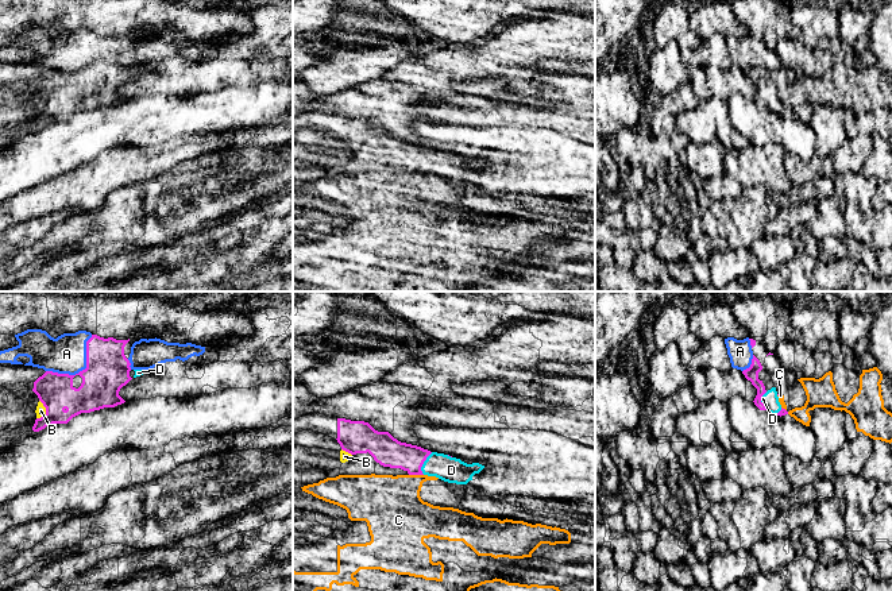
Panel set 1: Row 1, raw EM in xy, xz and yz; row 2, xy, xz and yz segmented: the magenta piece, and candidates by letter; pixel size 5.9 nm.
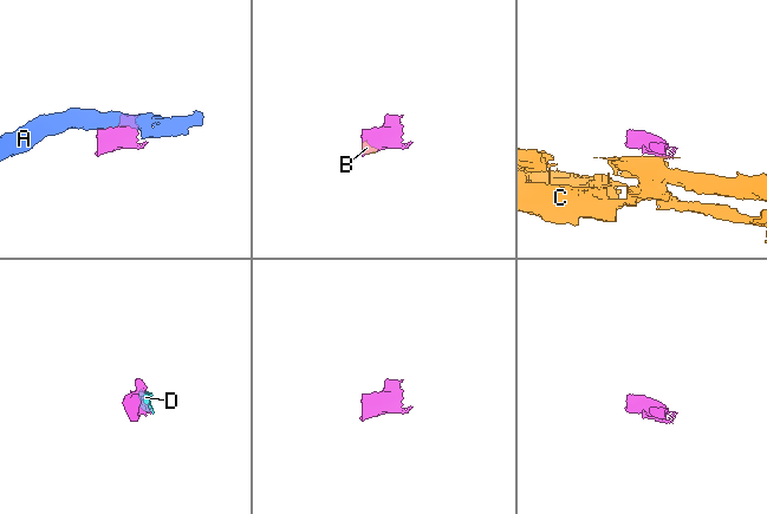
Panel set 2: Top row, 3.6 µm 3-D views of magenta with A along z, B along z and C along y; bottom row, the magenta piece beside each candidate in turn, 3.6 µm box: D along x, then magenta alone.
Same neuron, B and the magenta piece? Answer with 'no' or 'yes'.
yes

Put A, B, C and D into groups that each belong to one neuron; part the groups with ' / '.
A / B D / C

